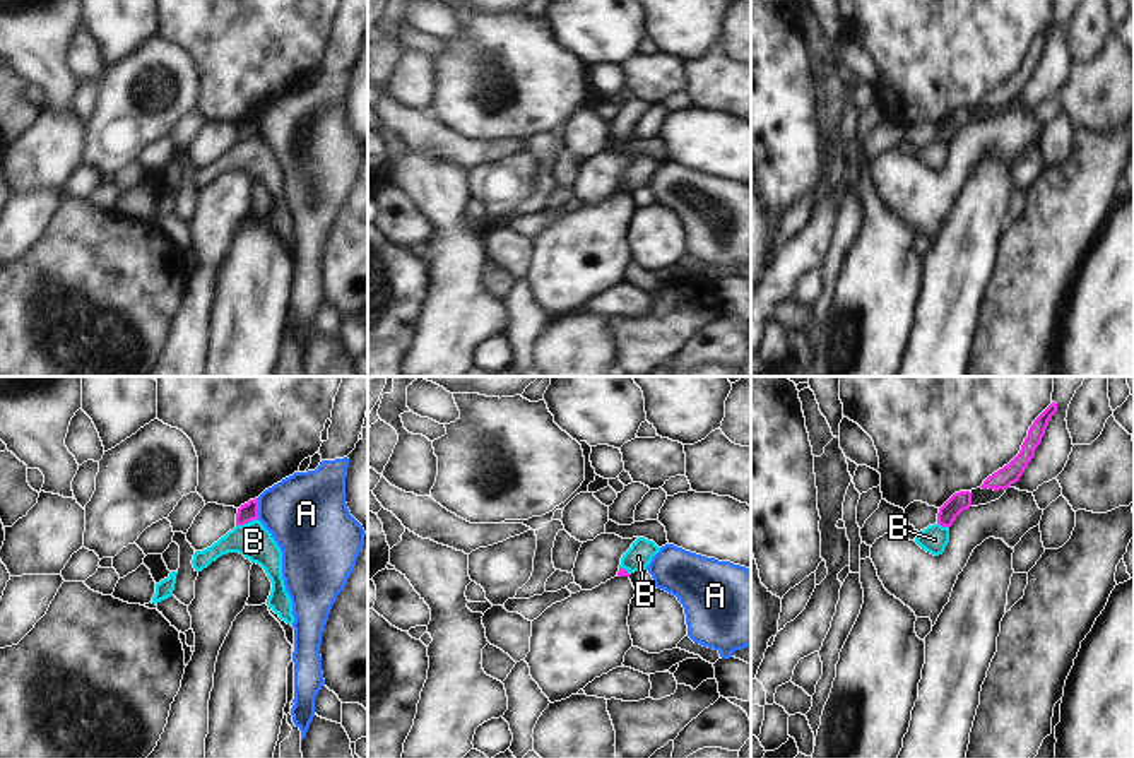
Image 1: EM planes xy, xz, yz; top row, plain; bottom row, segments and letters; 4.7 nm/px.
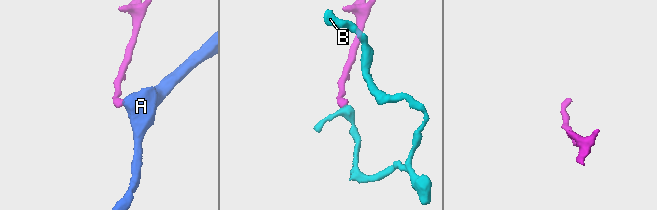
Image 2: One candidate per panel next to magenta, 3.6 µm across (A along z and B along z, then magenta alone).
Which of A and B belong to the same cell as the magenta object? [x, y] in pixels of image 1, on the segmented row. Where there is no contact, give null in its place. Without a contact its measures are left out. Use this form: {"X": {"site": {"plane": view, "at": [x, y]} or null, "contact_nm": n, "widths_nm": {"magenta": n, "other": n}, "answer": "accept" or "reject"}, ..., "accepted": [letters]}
{"A": {"site": {"plane": "xy", "at": [257, 509]}, "contact_nm": 100, "widths_nm": {"magenta": 90, "other": 380}, "answer": "reject"}, "B": {"site": {"plane": "xy", "at": [247, 522]}, "contact_nm": 110, "widths_nm": {"magenta": 90, "other": 170}, "answer": "reject"}, "accepted": []}

